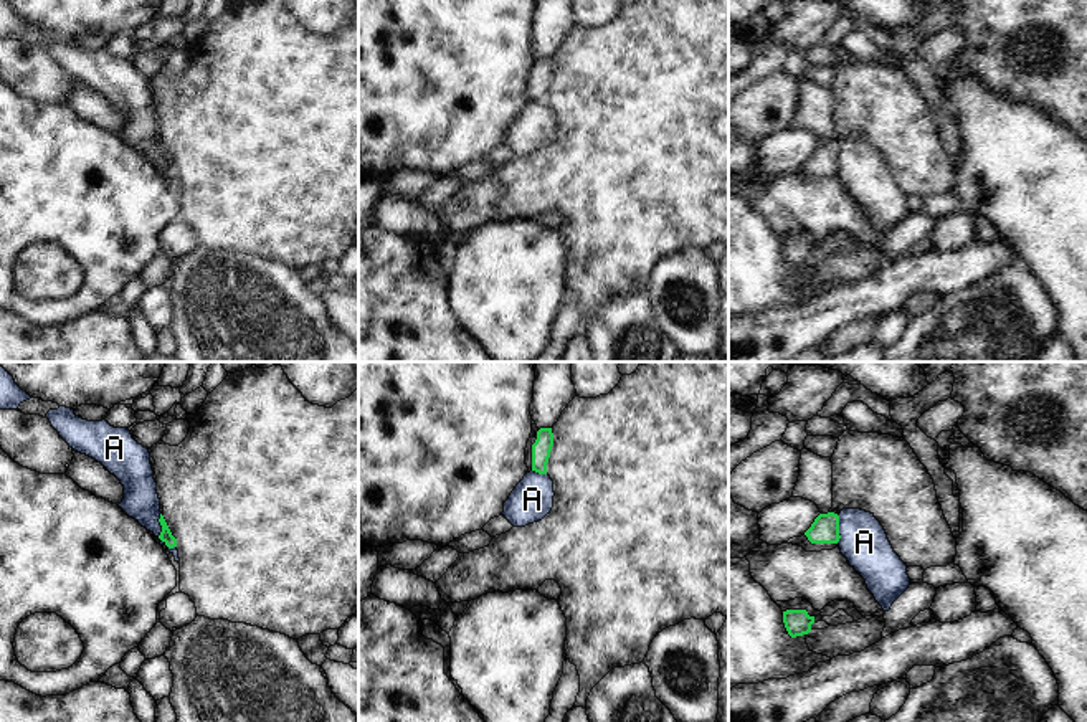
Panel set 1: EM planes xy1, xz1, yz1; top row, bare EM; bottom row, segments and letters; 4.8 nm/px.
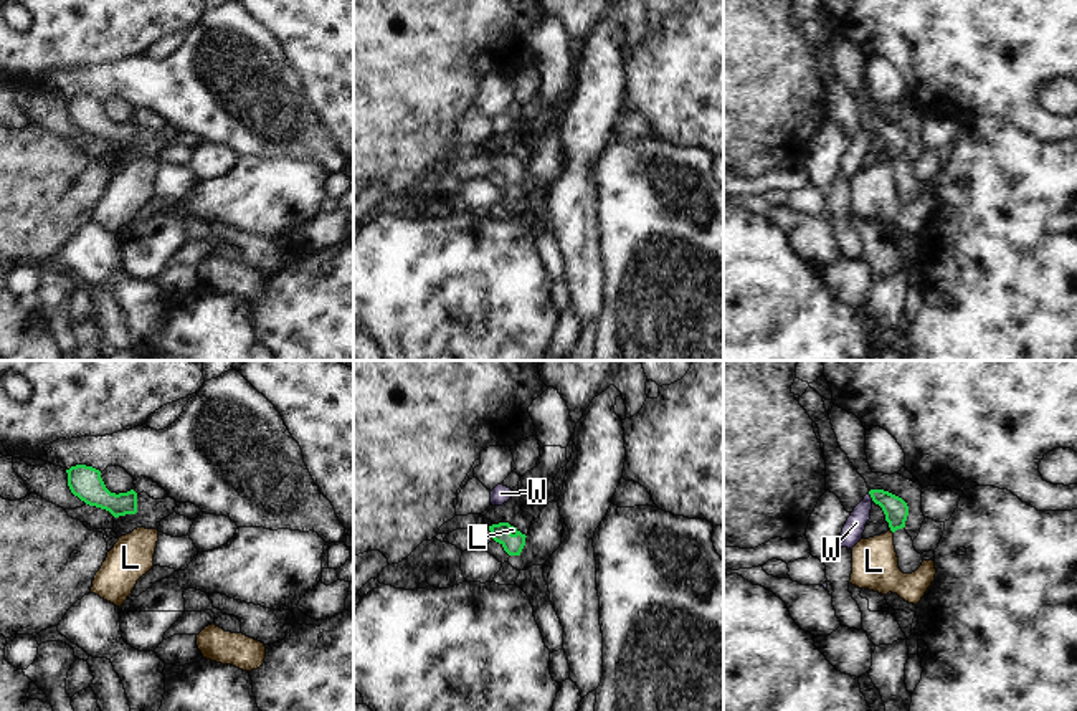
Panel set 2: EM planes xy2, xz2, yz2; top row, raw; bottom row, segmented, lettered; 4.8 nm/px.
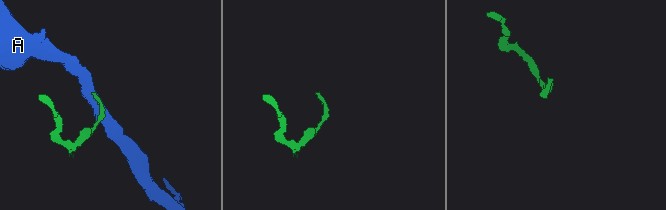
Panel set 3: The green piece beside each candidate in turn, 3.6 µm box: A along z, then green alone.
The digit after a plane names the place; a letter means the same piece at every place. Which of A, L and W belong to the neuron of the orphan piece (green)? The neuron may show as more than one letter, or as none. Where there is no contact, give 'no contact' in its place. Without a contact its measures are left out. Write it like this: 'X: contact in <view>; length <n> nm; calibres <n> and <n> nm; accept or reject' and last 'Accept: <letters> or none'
A: contact in yz1; length 140 nm; calibres 140 and 220 nm; reject
L: contact in yz2; length 40 nm; calibres 120 and 220 nm; accept
W: contact in yz2; length 50 nm; calibres 120 and 100 nm; reject
Accept: L

